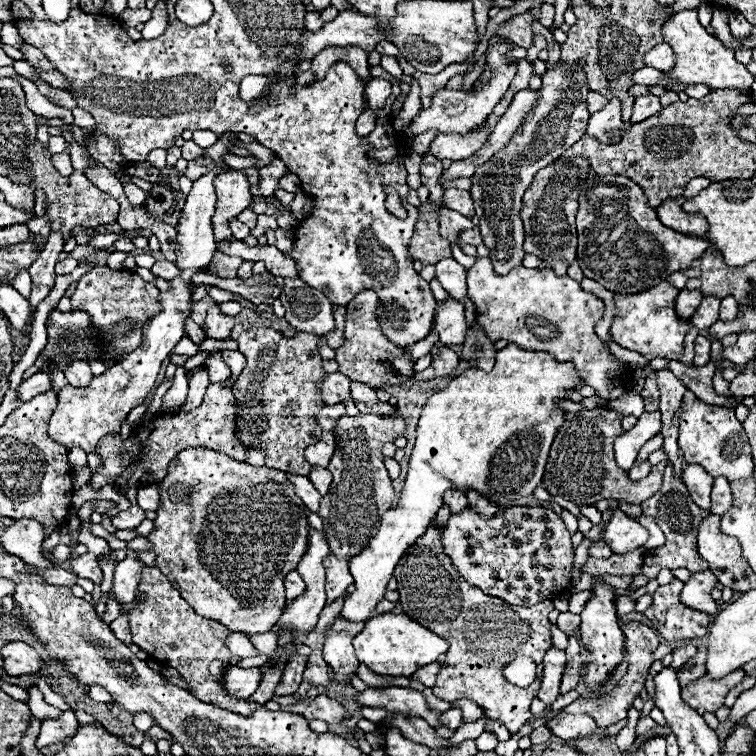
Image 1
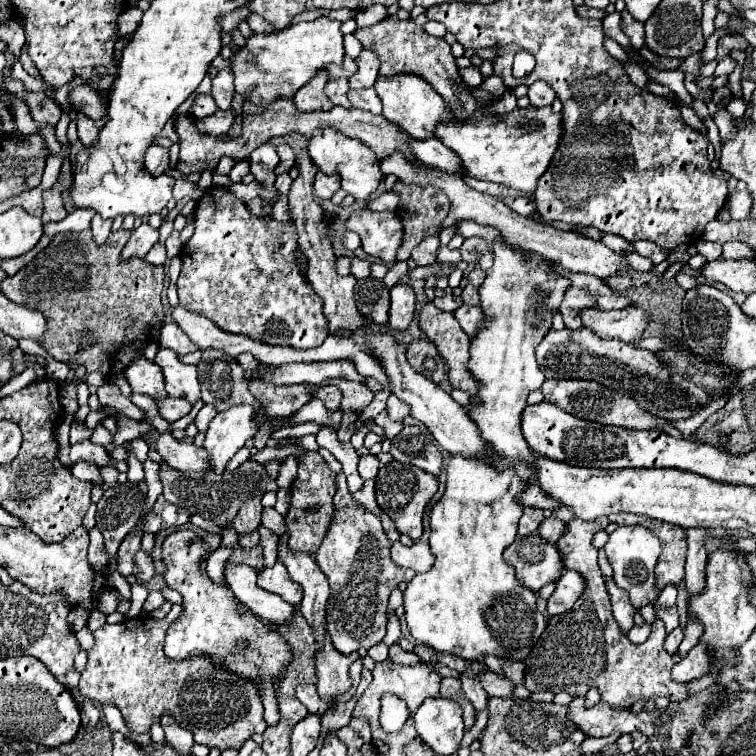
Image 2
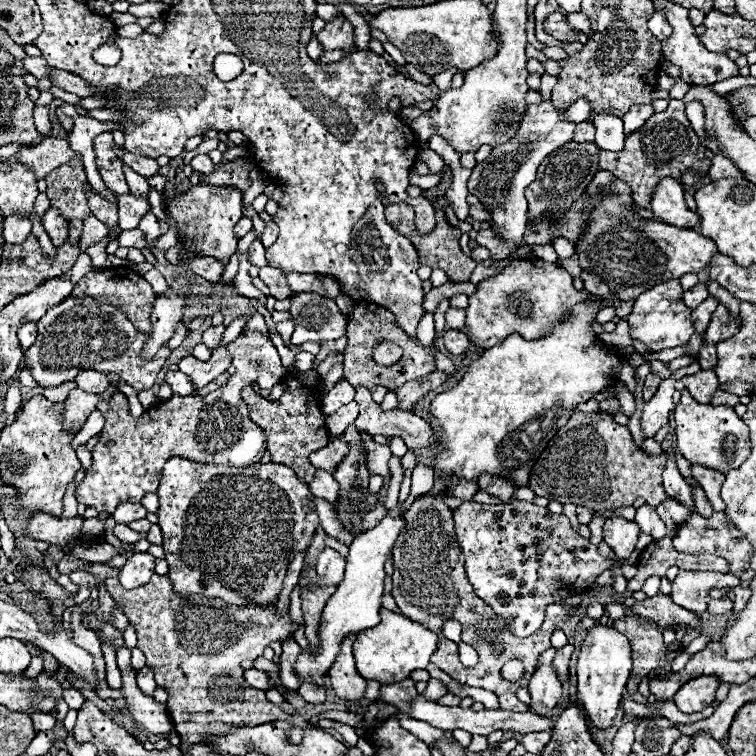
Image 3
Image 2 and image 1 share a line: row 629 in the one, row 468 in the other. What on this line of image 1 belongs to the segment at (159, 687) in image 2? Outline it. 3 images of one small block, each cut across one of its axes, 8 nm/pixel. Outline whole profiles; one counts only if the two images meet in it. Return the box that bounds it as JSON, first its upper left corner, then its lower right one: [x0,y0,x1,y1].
[92,384,246,494]

